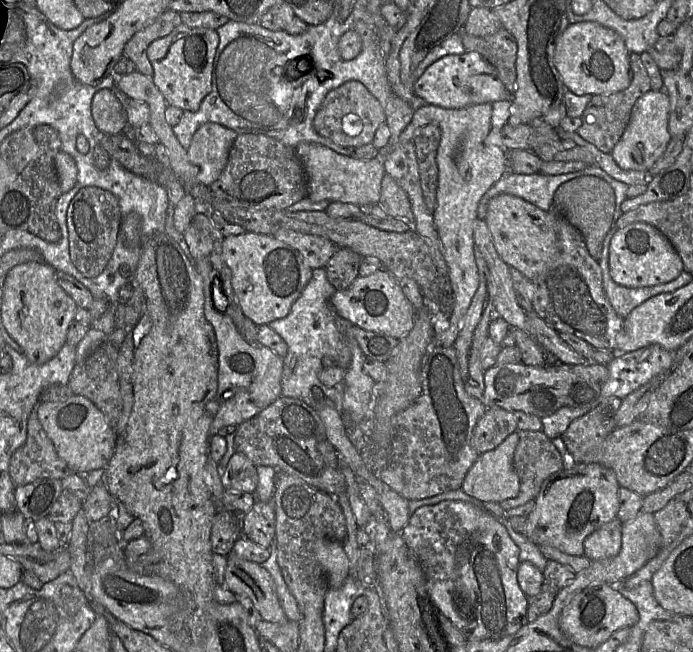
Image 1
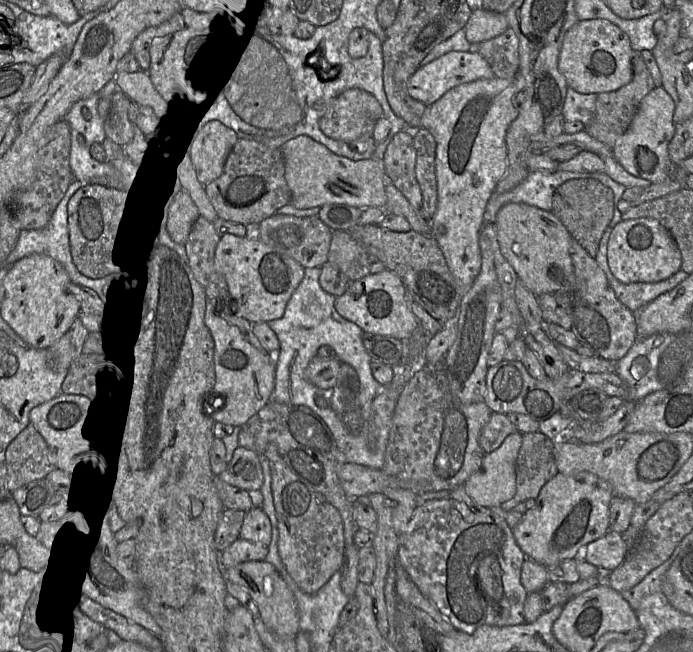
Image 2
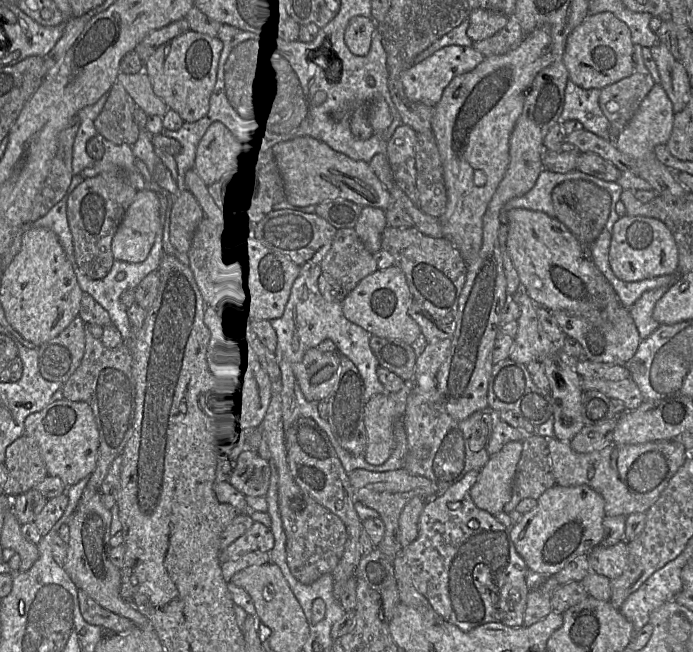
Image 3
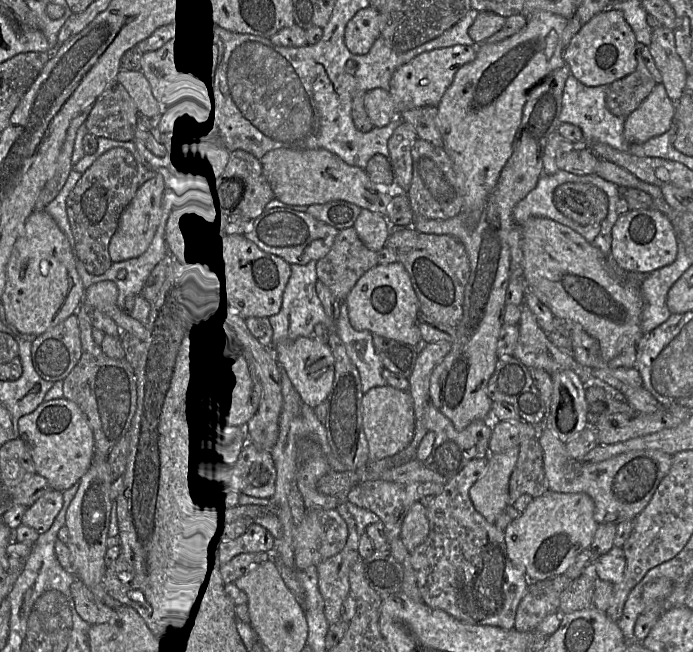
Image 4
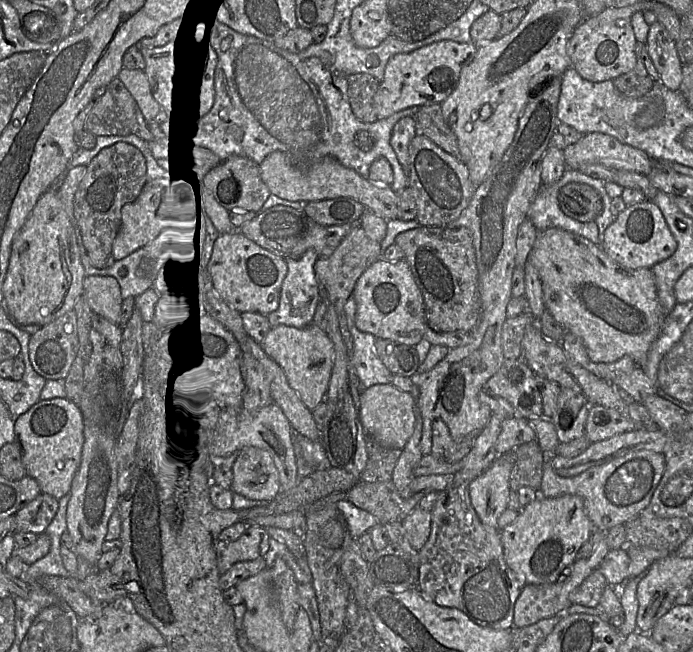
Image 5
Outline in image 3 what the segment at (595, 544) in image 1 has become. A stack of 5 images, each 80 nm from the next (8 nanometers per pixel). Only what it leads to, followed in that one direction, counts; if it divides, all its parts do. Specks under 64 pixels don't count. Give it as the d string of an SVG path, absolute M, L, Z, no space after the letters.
M621 540L613 546L593 547L587 553L590 571L606 576L610 580L619 577L627 565L627 543Z

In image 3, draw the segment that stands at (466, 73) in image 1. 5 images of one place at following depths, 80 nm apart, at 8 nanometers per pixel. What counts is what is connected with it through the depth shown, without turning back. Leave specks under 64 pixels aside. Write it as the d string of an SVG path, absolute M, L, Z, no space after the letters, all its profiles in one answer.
M451 45L441 48L423 61L409 67L401 74L404 92L409 100L434 107L451 80L479 65L485 57L472 47Z

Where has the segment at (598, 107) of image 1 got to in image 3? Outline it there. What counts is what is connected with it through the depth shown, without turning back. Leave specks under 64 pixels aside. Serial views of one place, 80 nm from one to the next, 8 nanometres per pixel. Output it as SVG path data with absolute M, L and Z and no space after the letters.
M634 44L635 71L627 78L601 89L599 106L609 121L609 135L615 141L641 102L655 85L642 56L642 46Z

